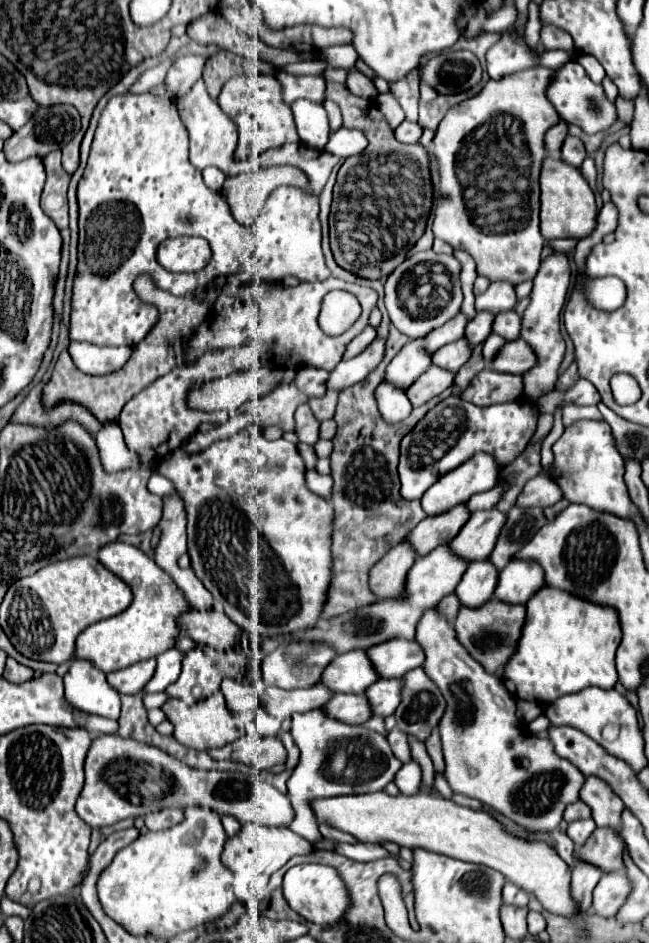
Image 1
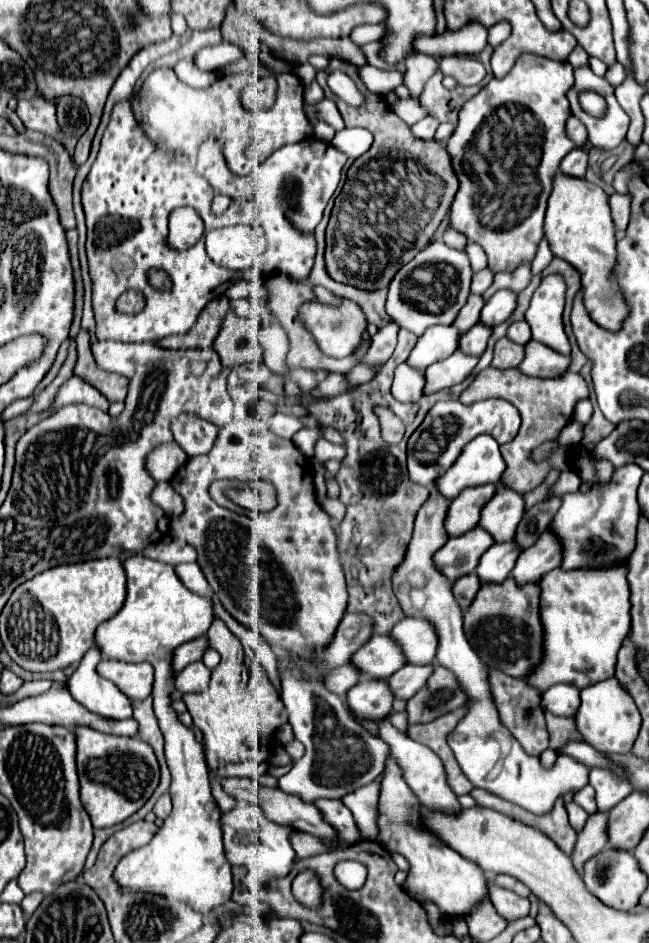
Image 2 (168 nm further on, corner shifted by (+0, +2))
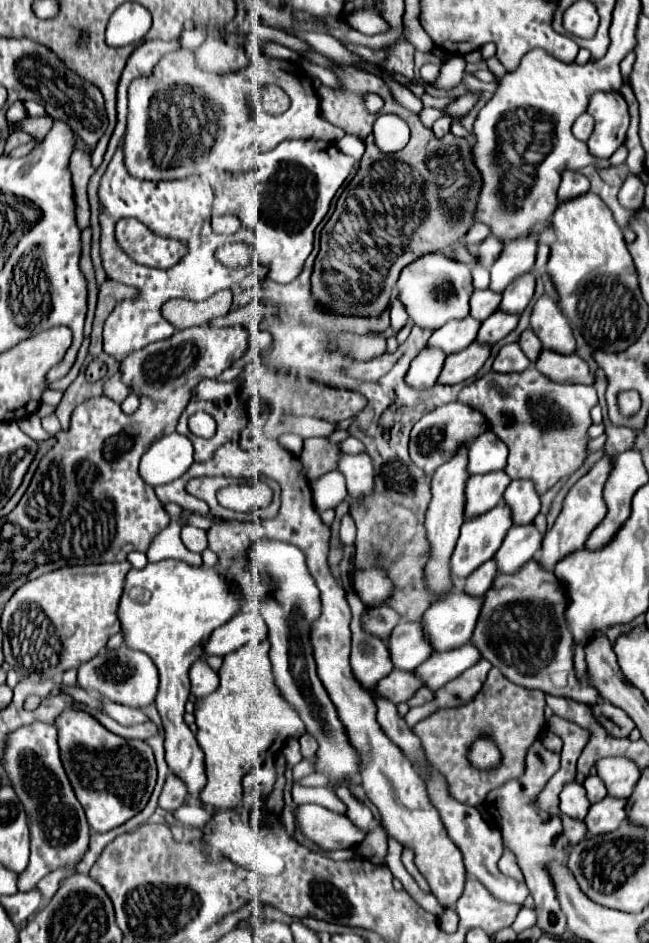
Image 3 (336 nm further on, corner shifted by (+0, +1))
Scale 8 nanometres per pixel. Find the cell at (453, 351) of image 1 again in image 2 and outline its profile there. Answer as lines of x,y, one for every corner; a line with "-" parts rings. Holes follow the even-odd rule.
477,322
469,332
465,332
465,336
459,342
459,350
463,350
465,354
473,354
473,356
481,356
487,348
487,342
493,334
491,326
485,326
481,322

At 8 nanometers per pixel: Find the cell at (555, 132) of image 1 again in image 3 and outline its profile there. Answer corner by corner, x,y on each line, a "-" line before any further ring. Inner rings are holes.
583,113
577,117
577,121
573,123
573,135
579,141
587,141
589,135
593,131
593,117
589,117
589,113

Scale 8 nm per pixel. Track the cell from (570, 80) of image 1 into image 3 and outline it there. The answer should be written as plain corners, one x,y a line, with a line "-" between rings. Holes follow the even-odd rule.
597,91
589,97
587,113
595,119
595,129
587,141
589,151
609,159
625,143
629,127
627,103
619,91

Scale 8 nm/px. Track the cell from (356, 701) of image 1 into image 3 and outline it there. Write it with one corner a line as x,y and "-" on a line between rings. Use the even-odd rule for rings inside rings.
393,669
387,677
383,677
375,687
373,687
373,693
381,695
383,699
389,699
391,703
403,703
407,701
417,689
421,687
421,681
417,681
417,677
409,671
399,671
399,669

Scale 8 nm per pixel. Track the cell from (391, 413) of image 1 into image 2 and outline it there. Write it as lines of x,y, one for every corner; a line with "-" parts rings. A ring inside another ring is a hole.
401,364
395,370
391,392
399,402
417,402
423,396
423,386
425,386
425,374
409,364

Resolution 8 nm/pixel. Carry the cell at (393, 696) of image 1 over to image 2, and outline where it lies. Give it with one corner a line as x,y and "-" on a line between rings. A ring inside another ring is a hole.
407,664
399,672
395,672
389,678
389,686
393,688
395,698
403,698
403,700
413,698
427,684
429,676
433,674
433,668
435,668
433,664
427,664
427,666

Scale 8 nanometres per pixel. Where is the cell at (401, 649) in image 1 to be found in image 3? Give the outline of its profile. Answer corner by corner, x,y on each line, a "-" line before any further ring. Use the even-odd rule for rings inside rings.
455,591
445,599
431,603
423,613
421,629
433,651
451,651
465,645
473,633
483,597

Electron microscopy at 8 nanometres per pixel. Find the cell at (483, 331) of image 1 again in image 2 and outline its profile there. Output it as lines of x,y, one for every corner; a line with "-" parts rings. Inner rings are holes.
499,290
493,294
493,298
485,304
483,312
481,312
481,322
495,326
505,322
513,310
517,308
517,292
509,292
509,290

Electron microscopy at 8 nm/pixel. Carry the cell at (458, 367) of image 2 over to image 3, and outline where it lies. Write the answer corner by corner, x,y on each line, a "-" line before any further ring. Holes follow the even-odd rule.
471,343
467,349
449,355
443,363
443,369
441,369
437,383
455,385
455,383
463,383
463,381
475,377
477,371
487,361
489,351
491,351
491,347
487,347
487,345

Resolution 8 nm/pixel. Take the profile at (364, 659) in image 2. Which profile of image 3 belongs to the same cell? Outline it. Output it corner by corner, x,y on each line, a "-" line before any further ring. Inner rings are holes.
399,623
389,635
387,647
393,667
401,671
413,671
433,651
425,641
419,623

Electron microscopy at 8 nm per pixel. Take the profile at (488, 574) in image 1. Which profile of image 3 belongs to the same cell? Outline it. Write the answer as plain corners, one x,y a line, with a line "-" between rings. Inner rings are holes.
533,525
511,527
501,549
495,553
493,561
497,563
499,573
515,573
521,569
529,559
533,559
541,549
543,535
533,529

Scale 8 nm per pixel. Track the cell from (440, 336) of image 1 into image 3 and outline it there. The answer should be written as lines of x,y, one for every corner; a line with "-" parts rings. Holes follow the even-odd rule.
483,289
483,291
473,291
471,295
471,317
477,321
487,319
499,305
501,297
497,293
491,293
491,289

